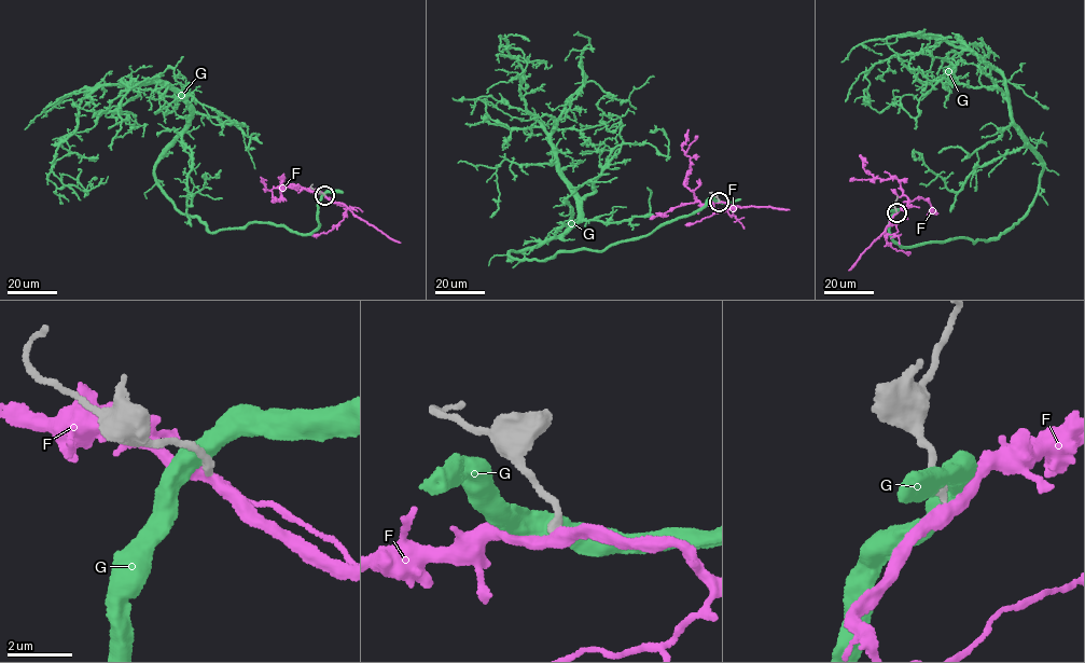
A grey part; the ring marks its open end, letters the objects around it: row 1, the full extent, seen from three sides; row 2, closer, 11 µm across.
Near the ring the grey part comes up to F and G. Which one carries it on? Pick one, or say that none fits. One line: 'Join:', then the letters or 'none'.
Join: none

